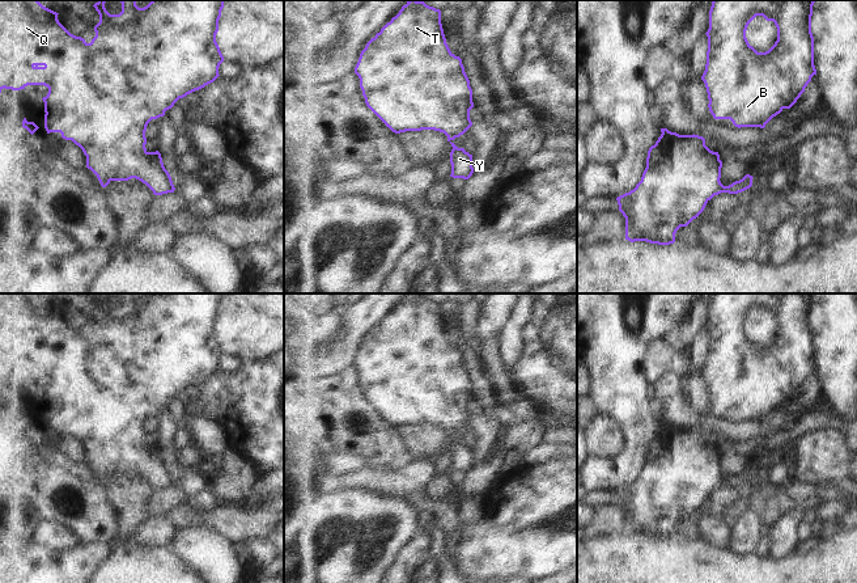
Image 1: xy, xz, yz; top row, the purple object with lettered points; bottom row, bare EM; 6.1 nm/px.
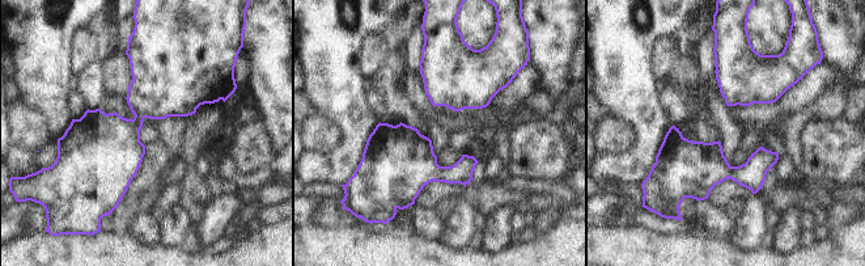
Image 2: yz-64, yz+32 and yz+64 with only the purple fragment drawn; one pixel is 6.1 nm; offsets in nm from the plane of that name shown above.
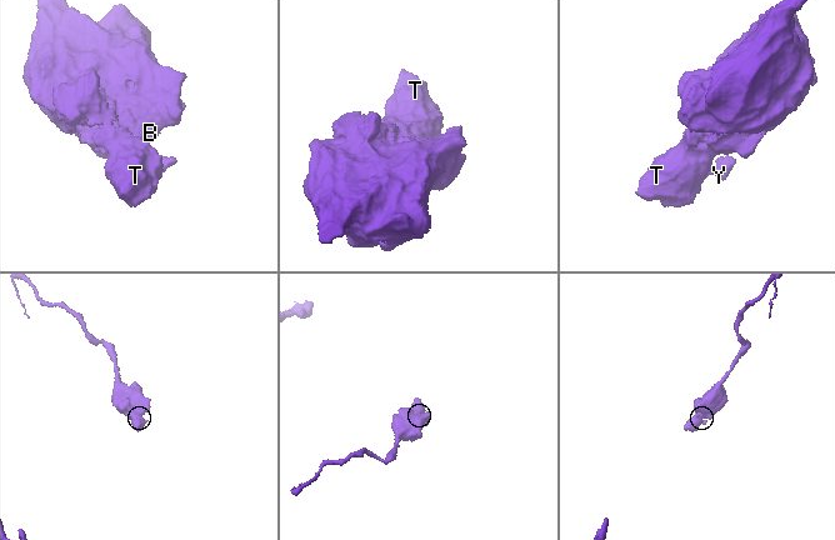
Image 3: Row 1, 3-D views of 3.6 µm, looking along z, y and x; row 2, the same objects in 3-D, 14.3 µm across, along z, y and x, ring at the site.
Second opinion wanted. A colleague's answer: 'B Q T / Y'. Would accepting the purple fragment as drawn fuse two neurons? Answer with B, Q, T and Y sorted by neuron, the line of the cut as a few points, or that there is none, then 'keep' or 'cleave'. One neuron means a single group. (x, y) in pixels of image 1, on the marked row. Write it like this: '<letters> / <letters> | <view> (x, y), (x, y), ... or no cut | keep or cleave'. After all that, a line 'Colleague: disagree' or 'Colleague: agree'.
B Q T Y | no cut | keep
Colleague: disagree

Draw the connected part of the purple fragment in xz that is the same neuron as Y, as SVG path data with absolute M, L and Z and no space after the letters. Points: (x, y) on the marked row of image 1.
M408 0L366 43L355 73L360 79L366 106L386 127L395 134L421 130L444 132L453 147L450 177L468 179L472 176L472 155L453 143L472 126L472 89L462 59L455 56L446 43L440 9L424 1Z

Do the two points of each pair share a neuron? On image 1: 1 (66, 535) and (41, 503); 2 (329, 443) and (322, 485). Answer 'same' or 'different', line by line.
1: different
2: different

